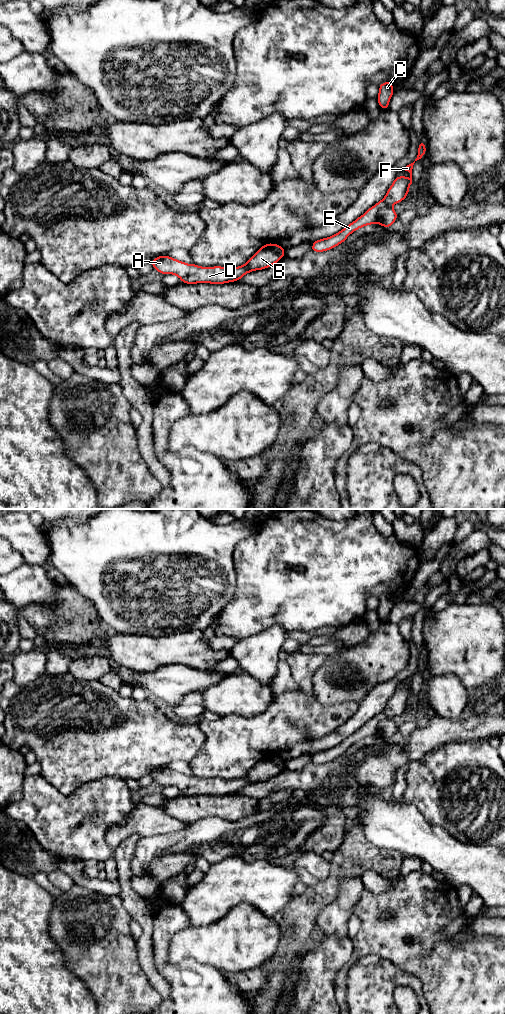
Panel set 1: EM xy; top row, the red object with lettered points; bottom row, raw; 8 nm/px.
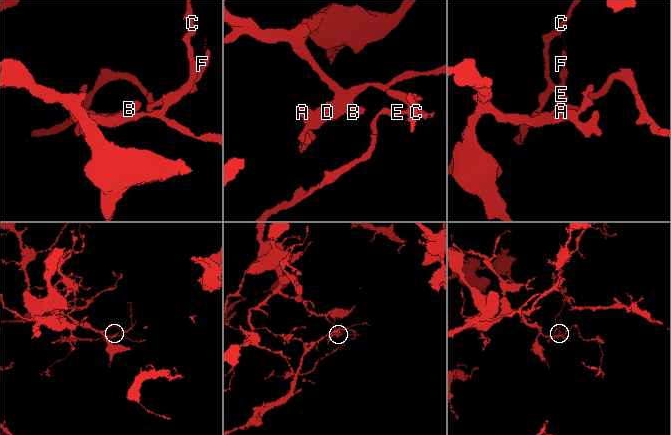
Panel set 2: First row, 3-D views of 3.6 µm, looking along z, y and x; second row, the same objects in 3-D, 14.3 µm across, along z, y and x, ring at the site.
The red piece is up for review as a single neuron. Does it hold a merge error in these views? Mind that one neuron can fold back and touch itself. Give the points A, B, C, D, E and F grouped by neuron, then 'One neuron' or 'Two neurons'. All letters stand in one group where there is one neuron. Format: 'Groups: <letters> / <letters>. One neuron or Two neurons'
Groups: A B C D / E F. Two neurons

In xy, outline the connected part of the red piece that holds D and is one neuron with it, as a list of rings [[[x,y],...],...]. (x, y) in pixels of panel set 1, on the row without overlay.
[[[273,755],[263,757],[249,772],[239,779],[201,779],[187,776],[170,768],[155,769],[151,776],[162,787],[174,786],[186,796],[225,796],[240,792],[245,786],[266,781],[283,770],[285,761]]]

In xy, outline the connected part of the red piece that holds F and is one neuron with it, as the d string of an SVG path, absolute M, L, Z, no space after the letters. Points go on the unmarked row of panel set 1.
M420 653L418 658L418 667L415 673L407 677L404 682L410 685L410 690L405 688L397 688L393 693L392 697L388 701L385 709L376 715L374 718L370 719L363 727L358 729L355 733L350 735L344 741L338 745L320 752L316 752L312 755L311 763L313 764L324 764L330 762L339 756L343 755L347 749L358 742L361 739L370 736L376 736L375 727L380 720L390 720L392 717L402 714L409 705L409 699L412 696L412 681L414 675L421 671L426 666L425 653Z

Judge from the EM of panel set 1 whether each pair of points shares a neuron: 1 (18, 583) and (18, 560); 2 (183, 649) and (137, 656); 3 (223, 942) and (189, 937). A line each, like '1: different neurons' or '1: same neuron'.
1: different neurons
2: same neuron
3: same neuron

